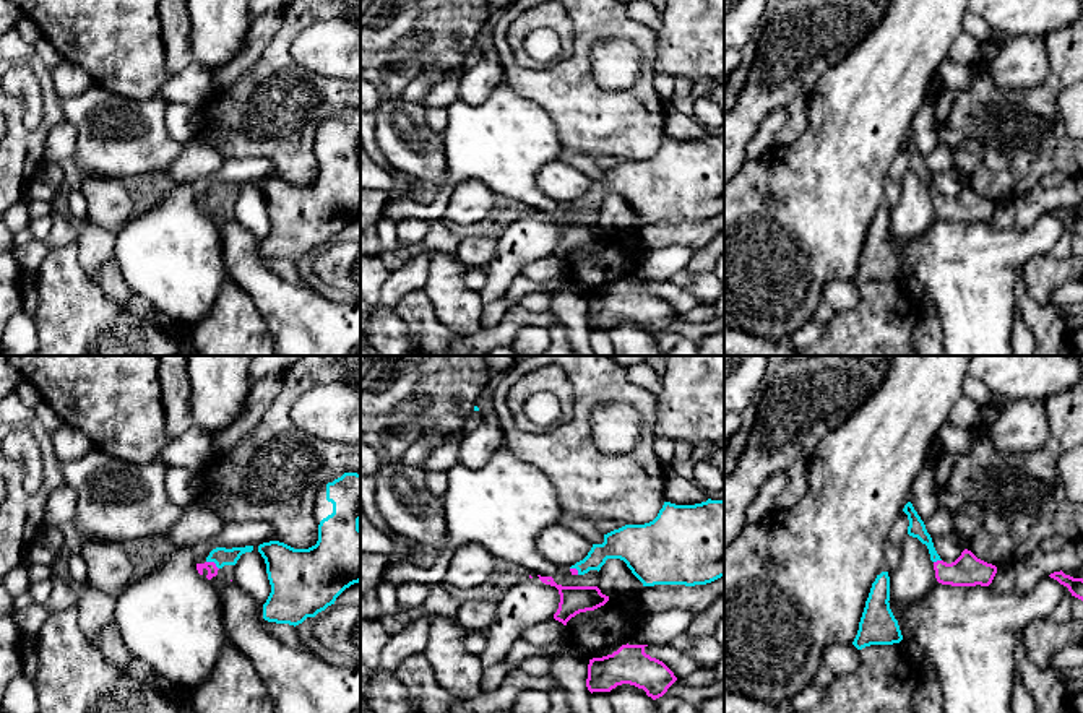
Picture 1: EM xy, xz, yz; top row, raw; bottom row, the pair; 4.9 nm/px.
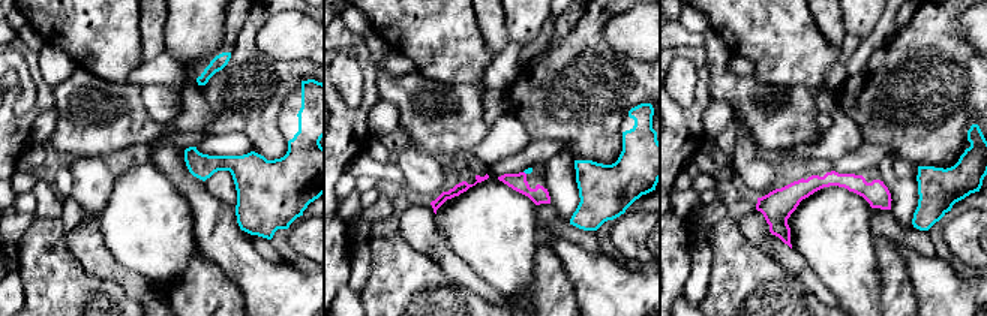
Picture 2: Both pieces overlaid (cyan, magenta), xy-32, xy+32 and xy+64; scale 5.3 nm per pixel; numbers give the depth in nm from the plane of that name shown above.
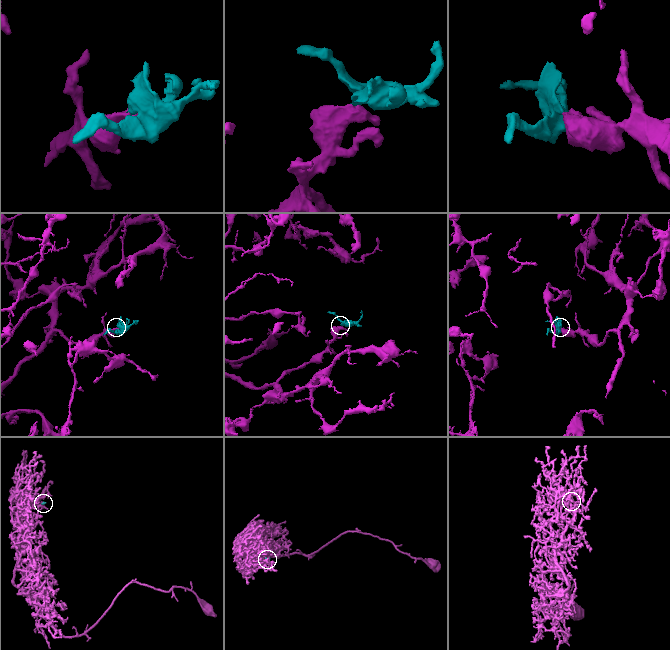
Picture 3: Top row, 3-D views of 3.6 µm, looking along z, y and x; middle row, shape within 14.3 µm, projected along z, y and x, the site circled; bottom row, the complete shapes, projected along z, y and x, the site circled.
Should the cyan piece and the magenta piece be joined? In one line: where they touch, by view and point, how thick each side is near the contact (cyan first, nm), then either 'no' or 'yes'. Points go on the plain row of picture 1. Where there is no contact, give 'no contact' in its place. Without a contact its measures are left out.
xy (213, 197) | 90/50 nm | yes

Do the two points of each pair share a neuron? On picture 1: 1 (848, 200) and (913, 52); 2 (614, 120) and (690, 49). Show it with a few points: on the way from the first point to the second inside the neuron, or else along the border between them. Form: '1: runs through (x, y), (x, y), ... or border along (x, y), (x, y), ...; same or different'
1: runs through (848, 163), (848, 145), (859, 112), (877, 90); same
2: border along (655, 34), (653, 73); different

